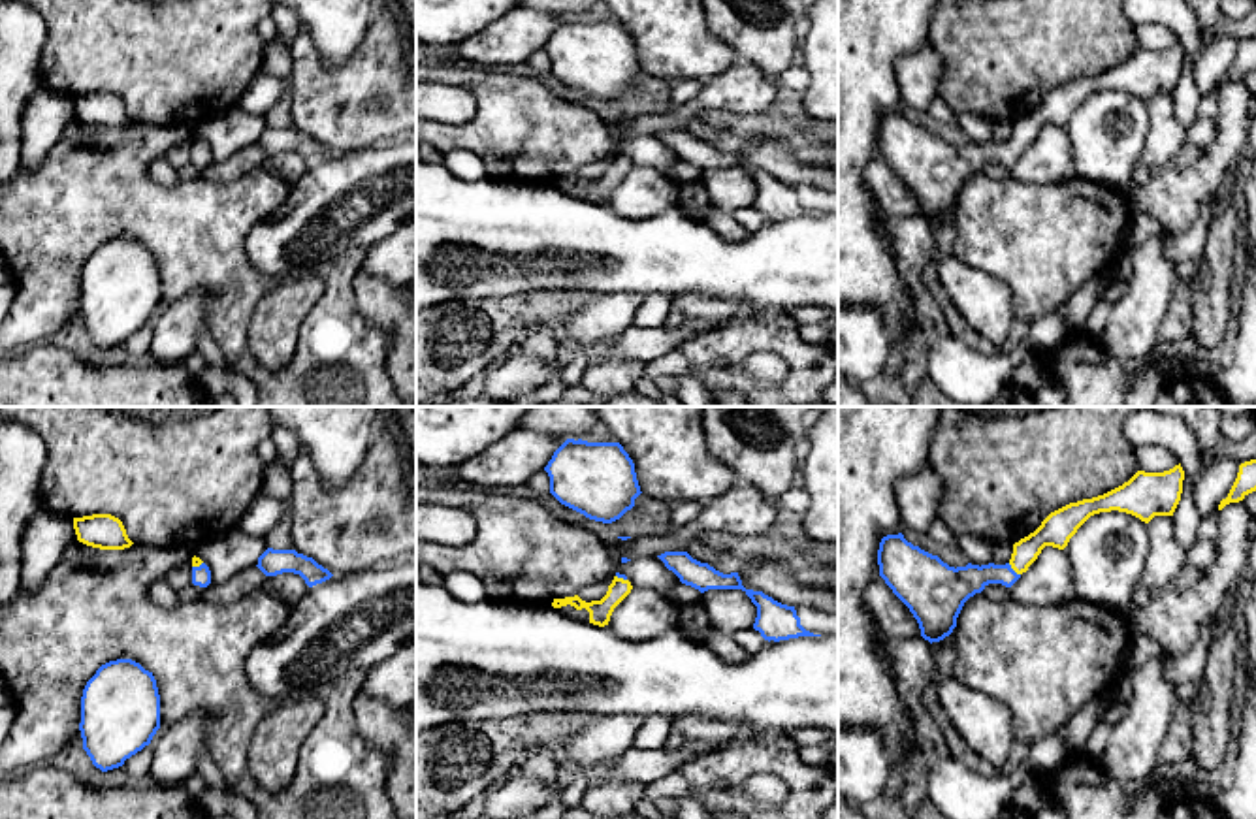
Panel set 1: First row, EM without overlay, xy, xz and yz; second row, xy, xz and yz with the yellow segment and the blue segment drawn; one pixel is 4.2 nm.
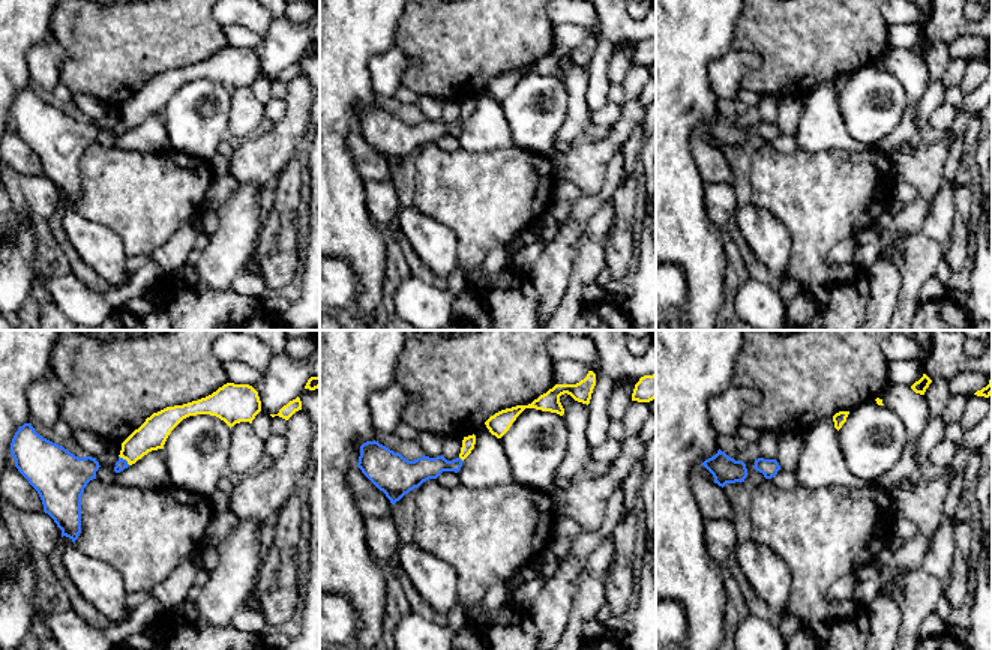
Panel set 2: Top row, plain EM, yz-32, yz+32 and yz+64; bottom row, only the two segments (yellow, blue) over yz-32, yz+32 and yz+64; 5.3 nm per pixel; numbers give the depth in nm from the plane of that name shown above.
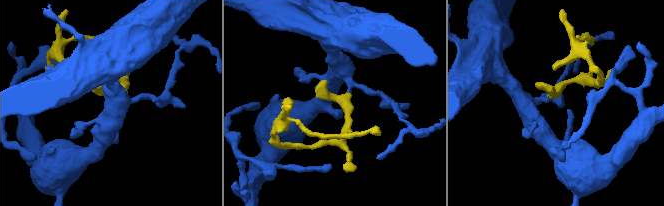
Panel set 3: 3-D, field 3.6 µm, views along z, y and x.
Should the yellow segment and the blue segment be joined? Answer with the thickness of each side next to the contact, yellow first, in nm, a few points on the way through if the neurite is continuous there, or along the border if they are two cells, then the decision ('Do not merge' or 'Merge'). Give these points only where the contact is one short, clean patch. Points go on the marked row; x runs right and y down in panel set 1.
Thickness 140 nm (yellow) against 150 nm. Path across: yz (1057, 529), (1044, 535), (1014, 569), (959, 584). Merge

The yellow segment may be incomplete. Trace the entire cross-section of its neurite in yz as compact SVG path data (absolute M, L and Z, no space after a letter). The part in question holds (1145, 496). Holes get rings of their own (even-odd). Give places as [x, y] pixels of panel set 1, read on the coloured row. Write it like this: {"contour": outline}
{"contour": "M1137 471L1122 486L1051 512L1041 525L1013 544L1006 565L949 567L938 555L913 546L902 533L879 542L879 576L910 608L925 640L940 642L953 633L964 602L989 584L1011 587L1045 546L1064 550L1077 529L1094 514L1126 512L1149 523L1154 516L1173 516L1183 493L1184 471Z"}

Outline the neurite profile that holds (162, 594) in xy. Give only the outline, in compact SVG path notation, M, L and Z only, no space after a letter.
M158 580L149 587L151 601L160 608L175 608L181 604L179 593L166 582Z

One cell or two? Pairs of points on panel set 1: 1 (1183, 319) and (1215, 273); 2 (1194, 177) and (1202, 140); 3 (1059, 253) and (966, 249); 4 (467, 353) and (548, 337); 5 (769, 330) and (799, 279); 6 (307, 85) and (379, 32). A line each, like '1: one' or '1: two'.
1: two
2: two
3: one
4: two
5: two
6: one

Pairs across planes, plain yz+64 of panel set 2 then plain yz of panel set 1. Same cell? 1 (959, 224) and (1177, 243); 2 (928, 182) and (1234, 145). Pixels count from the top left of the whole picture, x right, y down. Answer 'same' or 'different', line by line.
1: different
2: same

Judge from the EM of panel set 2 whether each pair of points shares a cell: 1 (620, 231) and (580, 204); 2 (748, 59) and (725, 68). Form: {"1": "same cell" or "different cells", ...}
{"1": "different cells", "2": "same cell"}

